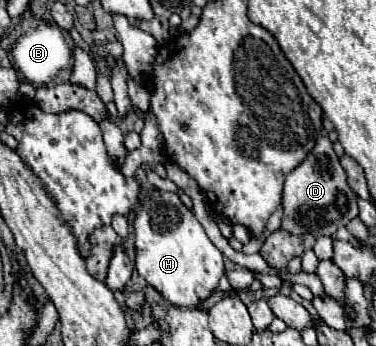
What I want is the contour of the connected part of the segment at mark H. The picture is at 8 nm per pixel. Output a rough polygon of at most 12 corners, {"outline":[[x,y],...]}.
{"outline":[[173,192],[135,214],[135,268],[169,304],[209,298],[223,254]]}

